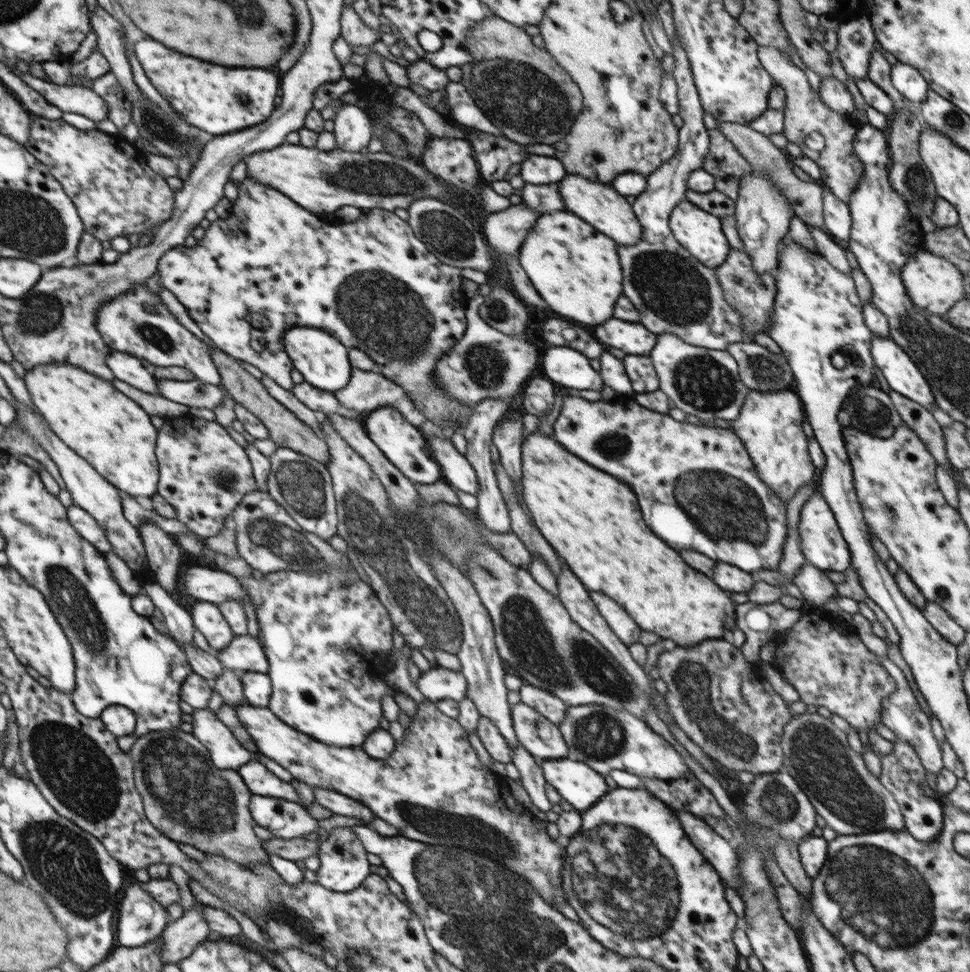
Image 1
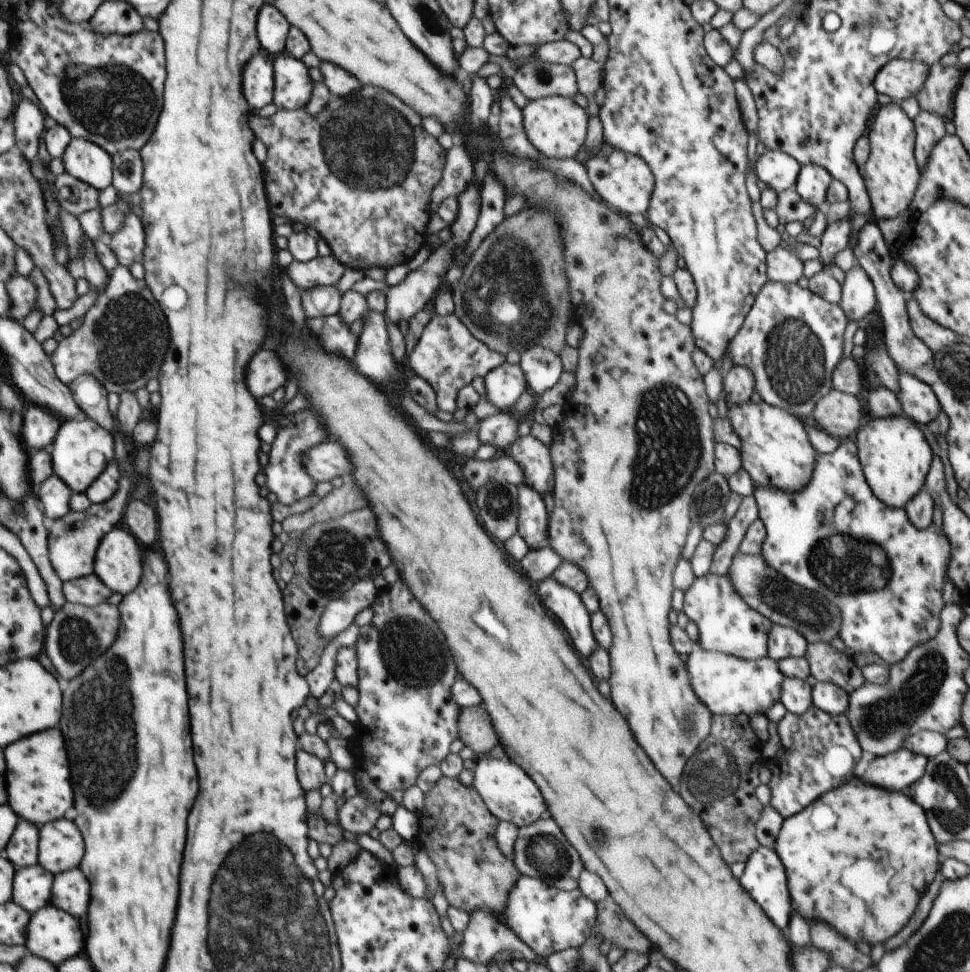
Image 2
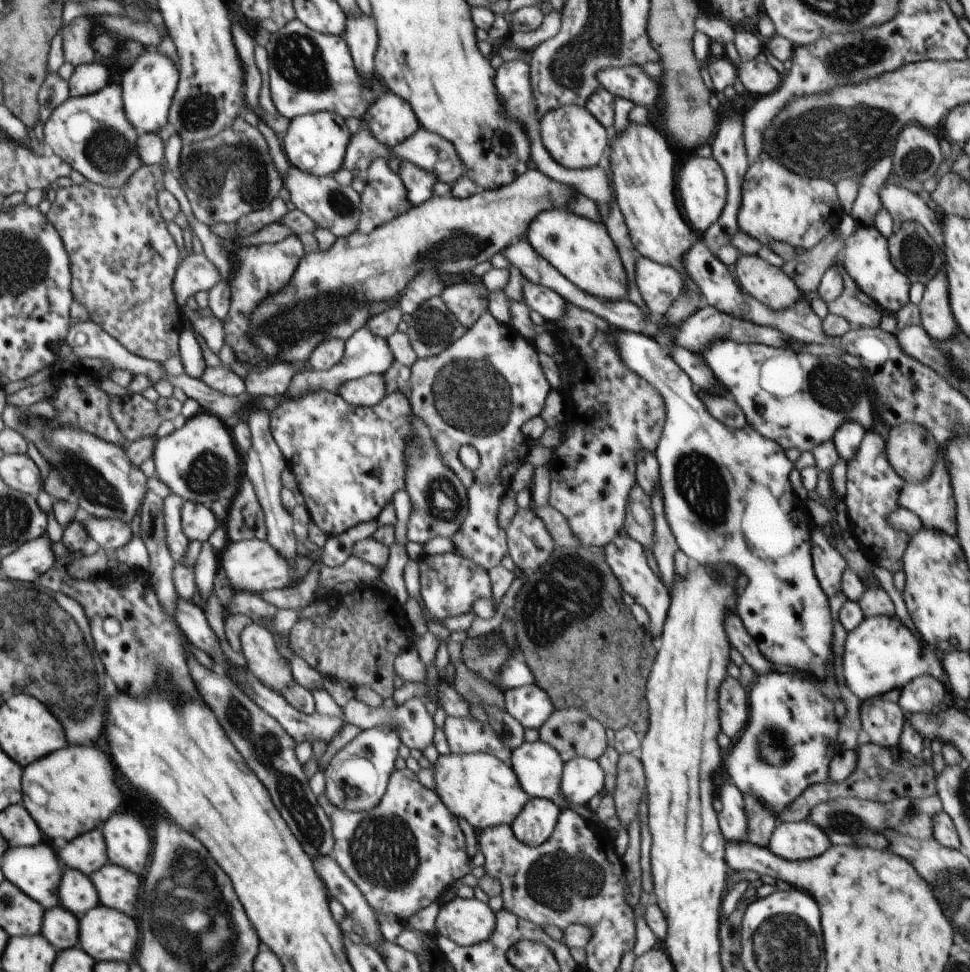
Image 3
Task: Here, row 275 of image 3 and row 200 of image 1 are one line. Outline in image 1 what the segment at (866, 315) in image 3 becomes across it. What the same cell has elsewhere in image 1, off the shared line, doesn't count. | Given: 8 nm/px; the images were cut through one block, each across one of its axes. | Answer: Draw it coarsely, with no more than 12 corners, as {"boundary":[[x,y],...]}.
{"boundary":[[782,49],[758,58],[787,97],[783,134],[848,203],[859,128],[828,109]]}

